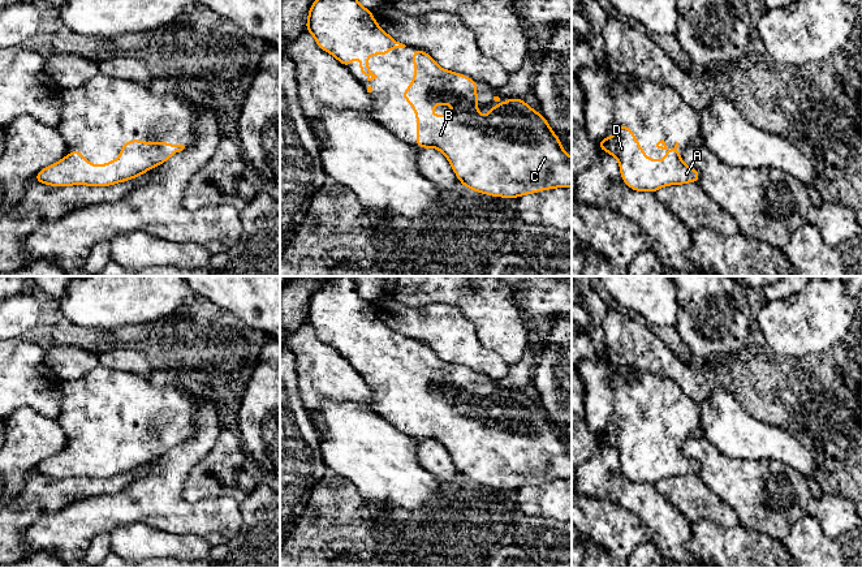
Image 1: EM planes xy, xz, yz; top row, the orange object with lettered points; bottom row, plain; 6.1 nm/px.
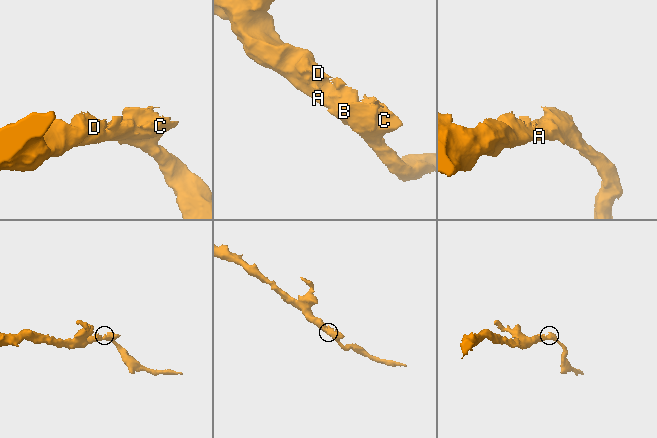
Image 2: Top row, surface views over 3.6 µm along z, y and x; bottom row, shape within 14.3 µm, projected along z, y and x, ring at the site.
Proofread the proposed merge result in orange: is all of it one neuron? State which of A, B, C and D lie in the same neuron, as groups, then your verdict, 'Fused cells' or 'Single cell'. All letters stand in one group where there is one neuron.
Groups: A B C D. Single cell

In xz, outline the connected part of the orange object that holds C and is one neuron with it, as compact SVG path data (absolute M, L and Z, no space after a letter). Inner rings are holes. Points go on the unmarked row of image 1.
M413 341L411 349L414 352L414 373L400 388L411 396L417 406L417 440L435 439L440 442L449 452L462 478L487 487L516 491L523 486L572 478L572 449L563 442L561 433L542 405L535 404L523 391L508 390L504 396L491 399L488 409L479 408L475 371L440 360L426 343ZM436 396L452 399L454 408L431 408L430 404Z

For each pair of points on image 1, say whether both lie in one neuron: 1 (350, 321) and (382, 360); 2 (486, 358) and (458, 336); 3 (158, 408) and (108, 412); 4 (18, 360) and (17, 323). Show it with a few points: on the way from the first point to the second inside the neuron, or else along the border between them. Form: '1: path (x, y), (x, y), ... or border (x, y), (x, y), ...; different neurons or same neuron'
1: path (354, 330), (375, 351); same neuron
2: path (479, 357), (465, 343); same neuron
3: path (146, 412), (120, 412); same neuron
4: border (13, 336), (22, 338); different neurons

